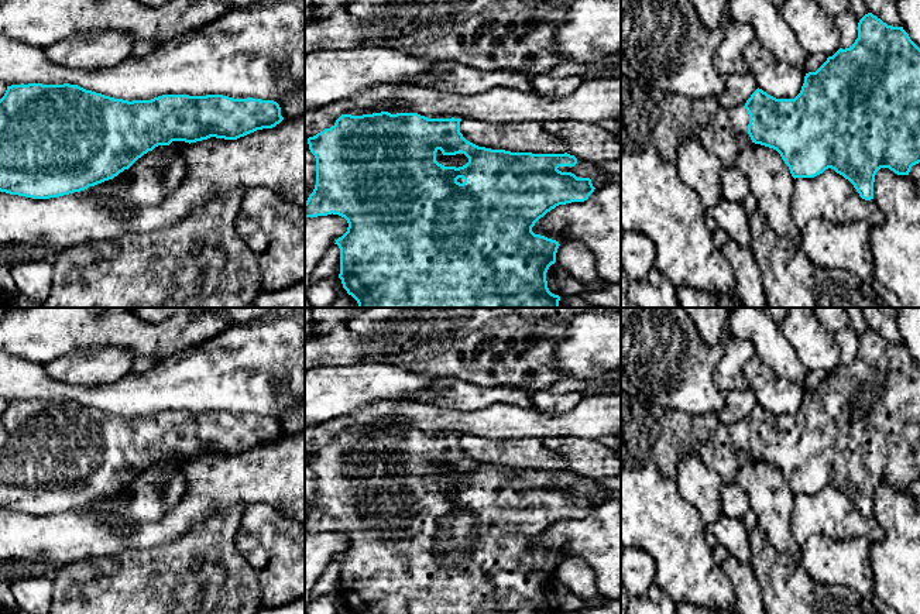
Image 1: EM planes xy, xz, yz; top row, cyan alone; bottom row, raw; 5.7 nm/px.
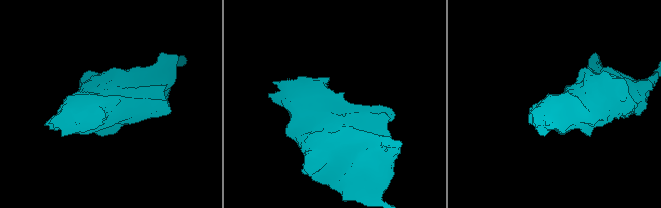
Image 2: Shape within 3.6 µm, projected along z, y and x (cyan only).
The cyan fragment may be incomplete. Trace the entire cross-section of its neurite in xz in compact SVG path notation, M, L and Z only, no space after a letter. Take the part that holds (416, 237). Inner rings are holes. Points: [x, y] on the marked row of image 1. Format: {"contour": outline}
{"contour": "M388 112L351 116L341 114L330 128L308 138L309 150L316 158L316 185L305 202L305 217L339 215L349 223L347 231L336 240L340 248L340 274L343 288L351 295L358 308L560 308L560 296L547 288L546 272L556 263L559 241L535 234L532 227L547 212L559 205L584 202L594 192L590 178L577 178L562 172L559 167L574 167L577 158L564 154L511 152L478 147L460 133L461 119L428 119L418 113ZM436 152L443 155L464 154L468 162L463 167L444 167L436 161Z"}

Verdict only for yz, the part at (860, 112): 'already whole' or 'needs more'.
needs more

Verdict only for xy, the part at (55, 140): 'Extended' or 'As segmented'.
As segmented

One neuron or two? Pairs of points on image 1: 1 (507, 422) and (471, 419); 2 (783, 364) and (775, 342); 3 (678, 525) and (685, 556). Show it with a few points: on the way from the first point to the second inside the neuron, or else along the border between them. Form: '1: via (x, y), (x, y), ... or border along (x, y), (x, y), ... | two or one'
1: via (498, 422), (480, 422) | one
2: via (781, 359), (775, 347) | one
3: via (678, 532), (682, 537), (682, 549) | one

